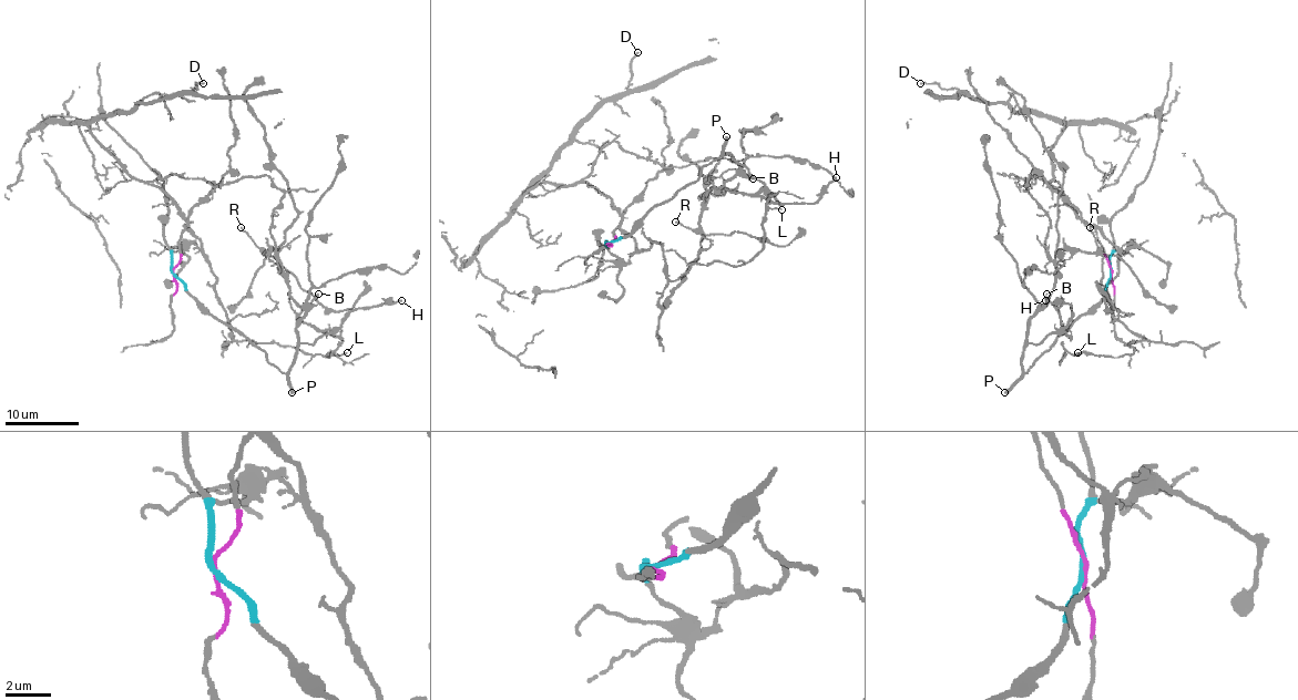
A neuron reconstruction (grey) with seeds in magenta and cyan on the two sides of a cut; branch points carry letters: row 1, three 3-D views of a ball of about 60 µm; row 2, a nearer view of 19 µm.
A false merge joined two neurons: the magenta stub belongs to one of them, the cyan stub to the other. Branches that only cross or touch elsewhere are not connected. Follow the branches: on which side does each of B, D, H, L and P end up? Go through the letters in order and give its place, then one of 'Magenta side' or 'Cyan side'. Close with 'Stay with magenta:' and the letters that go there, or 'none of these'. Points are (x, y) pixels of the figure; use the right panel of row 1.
B: Place: (1046, 294). Cyan side
D: Place: (920, 83). Magenta side
H: Place: (1045, 300). Cyan side
L: Place: (1077, 352). Magenta side
P: Place: (1004, 392). Cyan side
Stay with magenta: D, L

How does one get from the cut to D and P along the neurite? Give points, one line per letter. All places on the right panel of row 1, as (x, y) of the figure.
D: (1111, 273), (1096, 230), (1050, 184), (1050, 147), (1063, 126), (1049, 117), (1017, 113), (1002, 102), (920, 84)
P: (1111, 273), (1105, 295), (1066, 328), (1004, 393)

